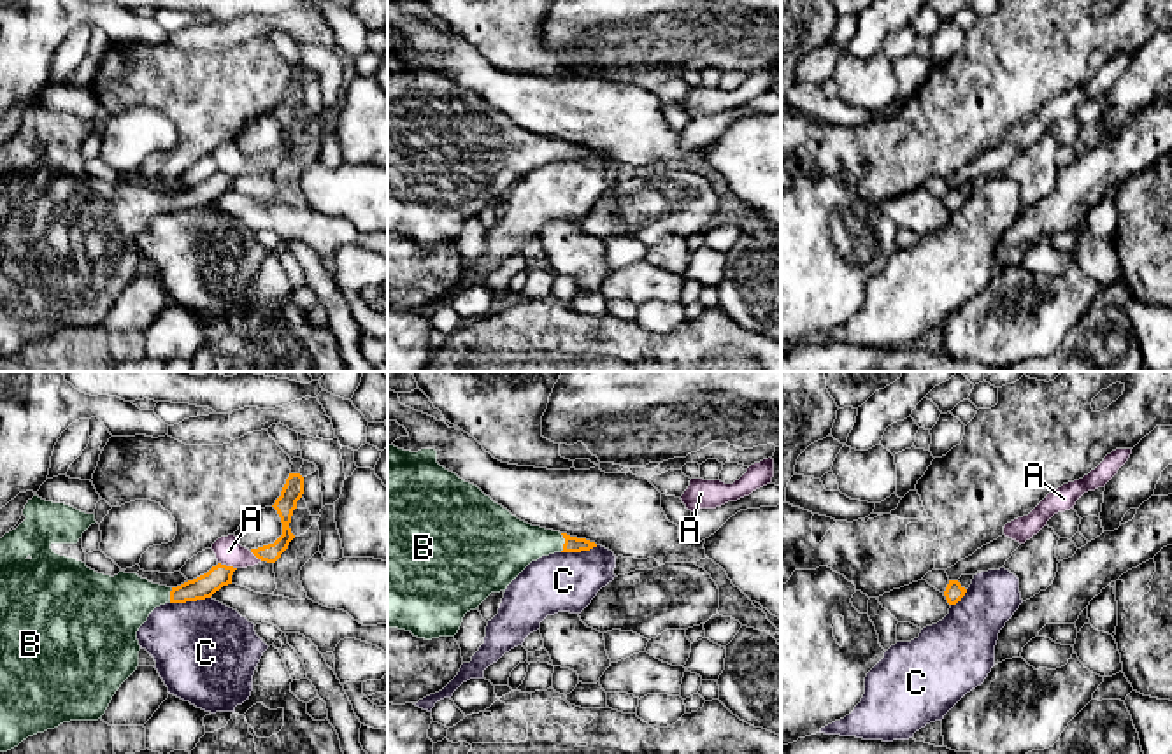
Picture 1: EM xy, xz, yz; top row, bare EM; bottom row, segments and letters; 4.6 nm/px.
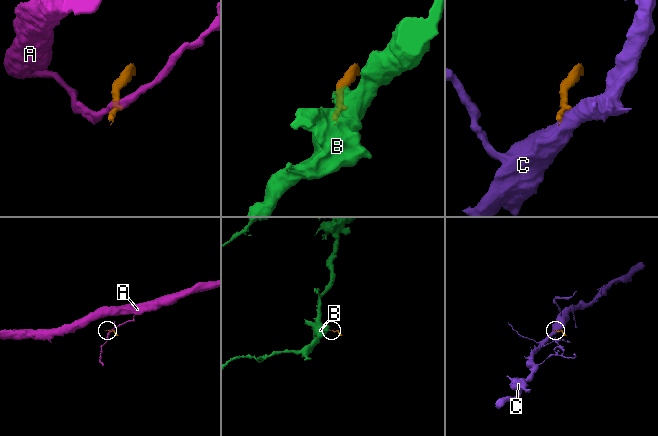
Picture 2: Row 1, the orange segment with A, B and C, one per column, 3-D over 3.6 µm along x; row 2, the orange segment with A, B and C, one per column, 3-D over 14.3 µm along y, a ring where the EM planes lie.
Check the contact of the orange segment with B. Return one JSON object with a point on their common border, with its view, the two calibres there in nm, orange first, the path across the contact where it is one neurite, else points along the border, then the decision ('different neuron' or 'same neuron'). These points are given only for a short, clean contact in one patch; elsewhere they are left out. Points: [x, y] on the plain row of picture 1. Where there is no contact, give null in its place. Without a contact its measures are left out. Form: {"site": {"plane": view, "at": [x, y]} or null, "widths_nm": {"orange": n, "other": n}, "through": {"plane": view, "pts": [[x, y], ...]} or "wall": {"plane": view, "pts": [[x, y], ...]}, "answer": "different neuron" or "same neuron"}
{"site": {"plane": "xz", "at": [565, 149]}, "widths_nm": {"orange": 80, "other": 240}, "through": {"plane": "xz", "pts": [[572, 151], [565, 149], [511, 151]]}, "answer": "same neuron"}

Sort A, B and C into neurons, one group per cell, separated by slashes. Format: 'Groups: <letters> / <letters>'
Groups: A / B / C

